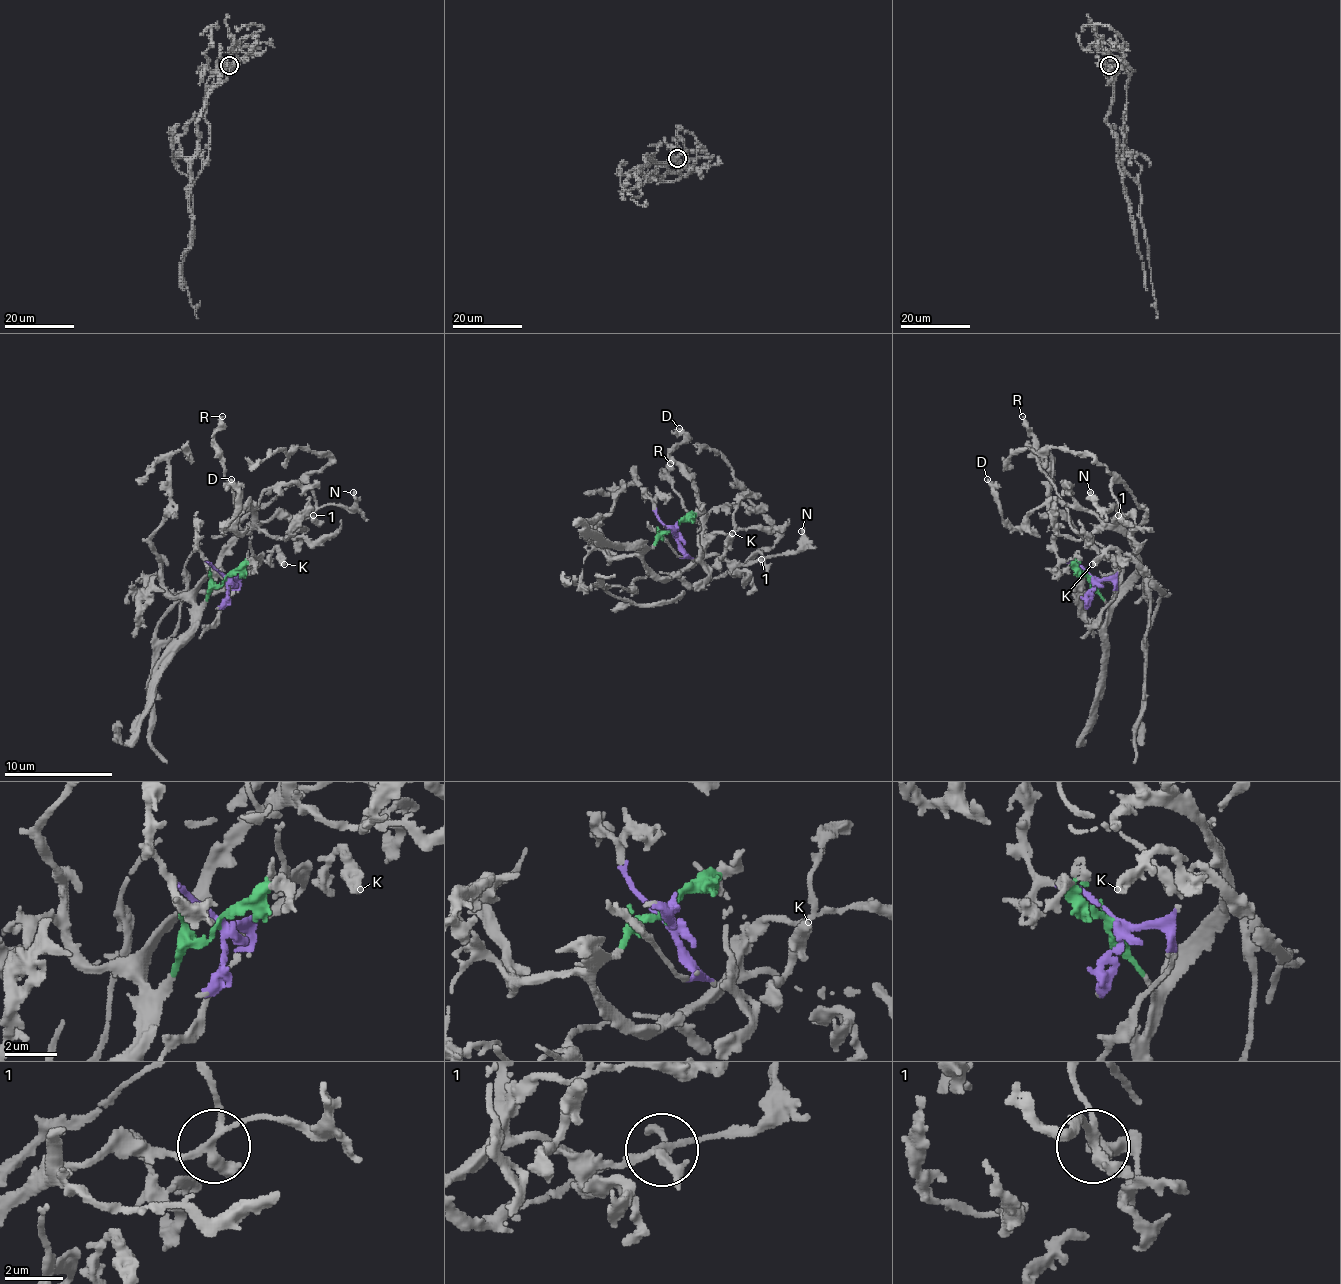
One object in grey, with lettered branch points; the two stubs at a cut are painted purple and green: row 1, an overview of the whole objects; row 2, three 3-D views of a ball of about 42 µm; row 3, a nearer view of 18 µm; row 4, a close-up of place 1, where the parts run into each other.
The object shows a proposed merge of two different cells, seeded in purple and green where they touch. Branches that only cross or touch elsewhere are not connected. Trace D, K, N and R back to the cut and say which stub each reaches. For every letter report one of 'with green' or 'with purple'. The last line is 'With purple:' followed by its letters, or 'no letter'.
D: with green
K: with purple
N: with green
R: with purple
With purple: K, R

